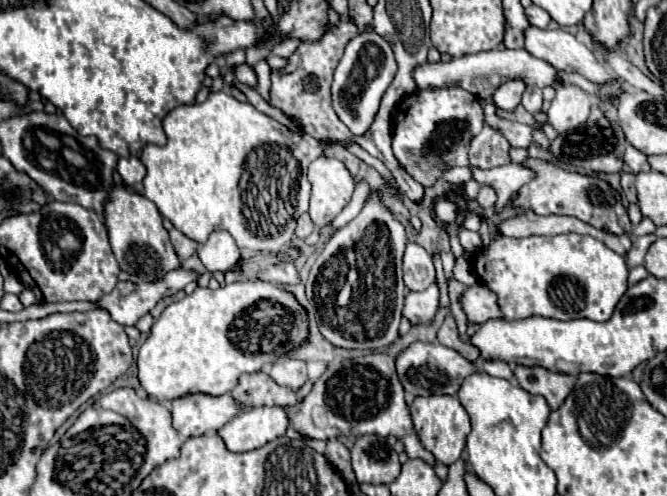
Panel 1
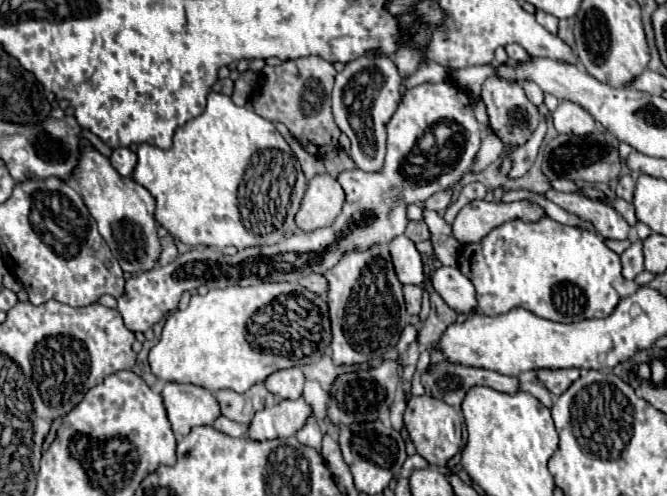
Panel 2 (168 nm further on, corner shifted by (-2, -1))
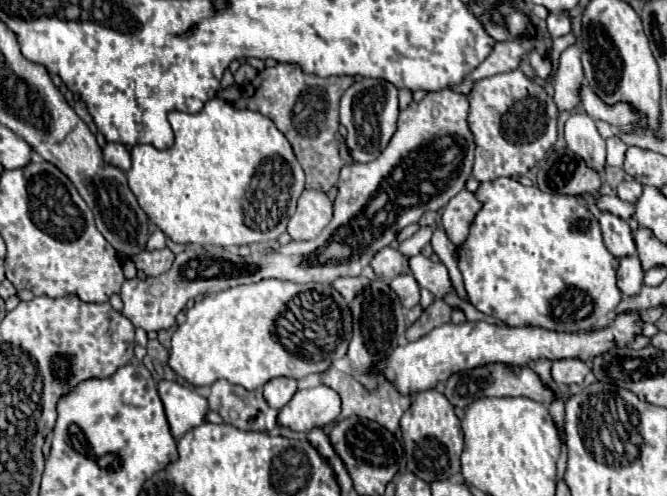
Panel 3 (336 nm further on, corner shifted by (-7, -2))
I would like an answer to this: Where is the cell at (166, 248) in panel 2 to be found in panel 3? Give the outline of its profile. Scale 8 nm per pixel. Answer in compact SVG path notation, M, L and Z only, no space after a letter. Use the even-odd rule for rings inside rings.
M162 248L162 250L146 250L138 256L132 258L136 268L144 270L146 276L158 276L170 270L172 262L174 262L174 252L170 248Z

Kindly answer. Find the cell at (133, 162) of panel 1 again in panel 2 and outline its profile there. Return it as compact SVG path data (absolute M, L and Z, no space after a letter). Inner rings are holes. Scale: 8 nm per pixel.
M119 147L119 149L113 149L111 153L111 165L125 177L129 177L135 169L135 161L137 161L137 155L131 151L131 149L125 149L125 147Z

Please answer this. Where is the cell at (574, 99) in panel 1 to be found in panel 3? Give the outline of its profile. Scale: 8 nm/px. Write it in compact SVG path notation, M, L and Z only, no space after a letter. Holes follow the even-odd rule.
M572 114L564 126L564 136L568 148L586 160L594 170L604 170L606 166L606 142L598 134L594 120L588 114Z

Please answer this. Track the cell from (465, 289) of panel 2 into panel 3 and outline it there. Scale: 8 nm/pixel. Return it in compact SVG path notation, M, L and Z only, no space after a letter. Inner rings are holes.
M422 254L410 258L412 276L418 280L420 288L428 288L436 298L444 298L446 294L454 292L448 268L442 262L432 262Z

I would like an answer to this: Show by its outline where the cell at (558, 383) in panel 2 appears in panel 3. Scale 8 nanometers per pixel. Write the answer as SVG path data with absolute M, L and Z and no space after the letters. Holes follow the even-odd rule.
M566 358L566 360L556 360L552 362L552 378L558 386L572 386L572 384L582 384L584 376L590 372L586 362L576 360L576 358Z

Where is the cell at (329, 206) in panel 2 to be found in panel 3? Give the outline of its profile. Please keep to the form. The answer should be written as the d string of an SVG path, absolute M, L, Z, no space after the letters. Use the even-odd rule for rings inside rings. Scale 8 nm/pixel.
M304 190L296 214L288 222L288 234L292 240L316 238L332 220L332 200L320 190Z

